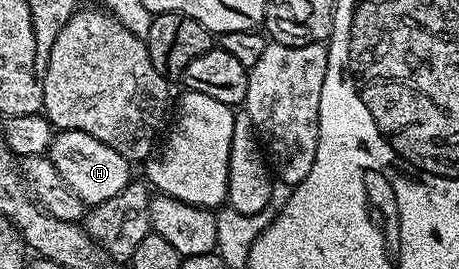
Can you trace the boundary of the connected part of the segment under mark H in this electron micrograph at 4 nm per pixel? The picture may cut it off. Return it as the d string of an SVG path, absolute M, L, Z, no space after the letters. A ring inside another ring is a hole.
M58 131L53 141L50 142L48 158L56 167L56 173L64 177L64 183L76 197L80 197L82 203L93 205L108 201L108 197L116 197L132 182L130 175L131 160L120 157L116 149L104 145L104 141L96 141L88 133L79 131Z

